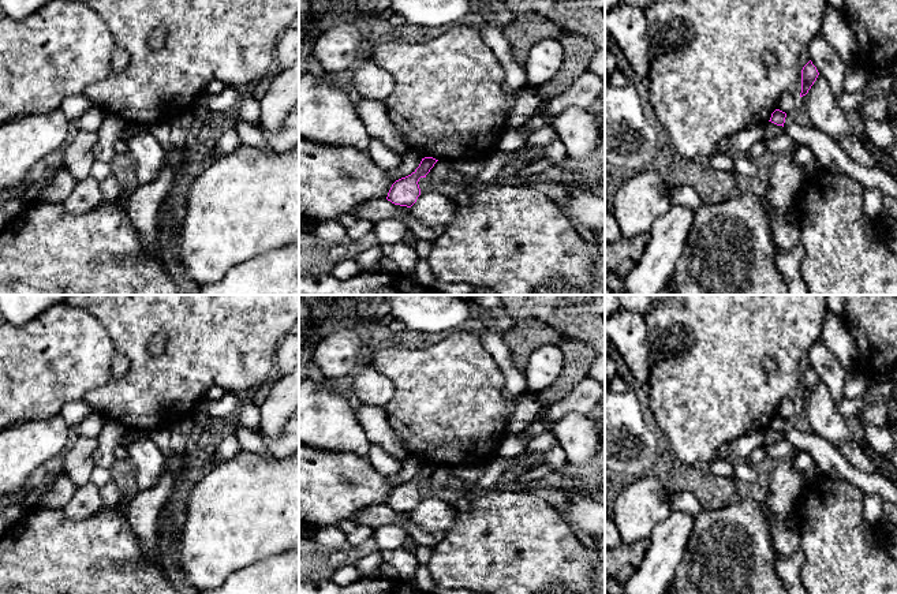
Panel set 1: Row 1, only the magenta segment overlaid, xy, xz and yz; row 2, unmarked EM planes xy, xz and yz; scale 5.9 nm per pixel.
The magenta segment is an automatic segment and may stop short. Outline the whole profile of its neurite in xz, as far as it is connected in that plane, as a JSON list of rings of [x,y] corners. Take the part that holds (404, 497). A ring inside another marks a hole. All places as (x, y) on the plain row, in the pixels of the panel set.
[[[433,463],[422,464],[419,472],[411,481],[401,483],[392,490],[386,505],[395,511],[411,513],[421,501],[419,485],[426,483],[437,467],[438,466]]]

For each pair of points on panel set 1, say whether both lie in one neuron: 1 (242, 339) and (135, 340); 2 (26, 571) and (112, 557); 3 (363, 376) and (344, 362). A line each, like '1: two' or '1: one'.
1: one
2: one
3: two

